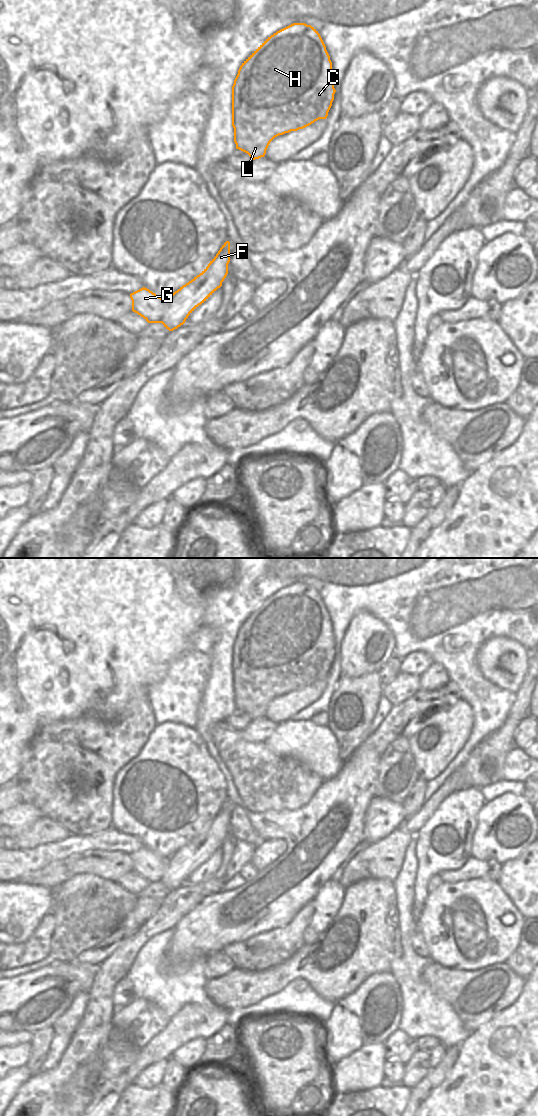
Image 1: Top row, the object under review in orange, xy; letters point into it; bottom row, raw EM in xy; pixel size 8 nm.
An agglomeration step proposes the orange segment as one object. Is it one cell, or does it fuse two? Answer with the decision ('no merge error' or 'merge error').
merge error

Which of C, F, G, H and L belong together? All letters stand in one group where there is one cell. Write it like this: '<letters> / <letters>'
C G H L / F

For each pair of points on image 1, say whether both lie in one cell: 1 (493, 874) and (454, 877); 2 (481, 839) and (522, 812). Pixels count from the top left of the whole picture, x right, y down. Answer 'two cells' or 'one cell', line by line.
1: one cell
2: one cell

